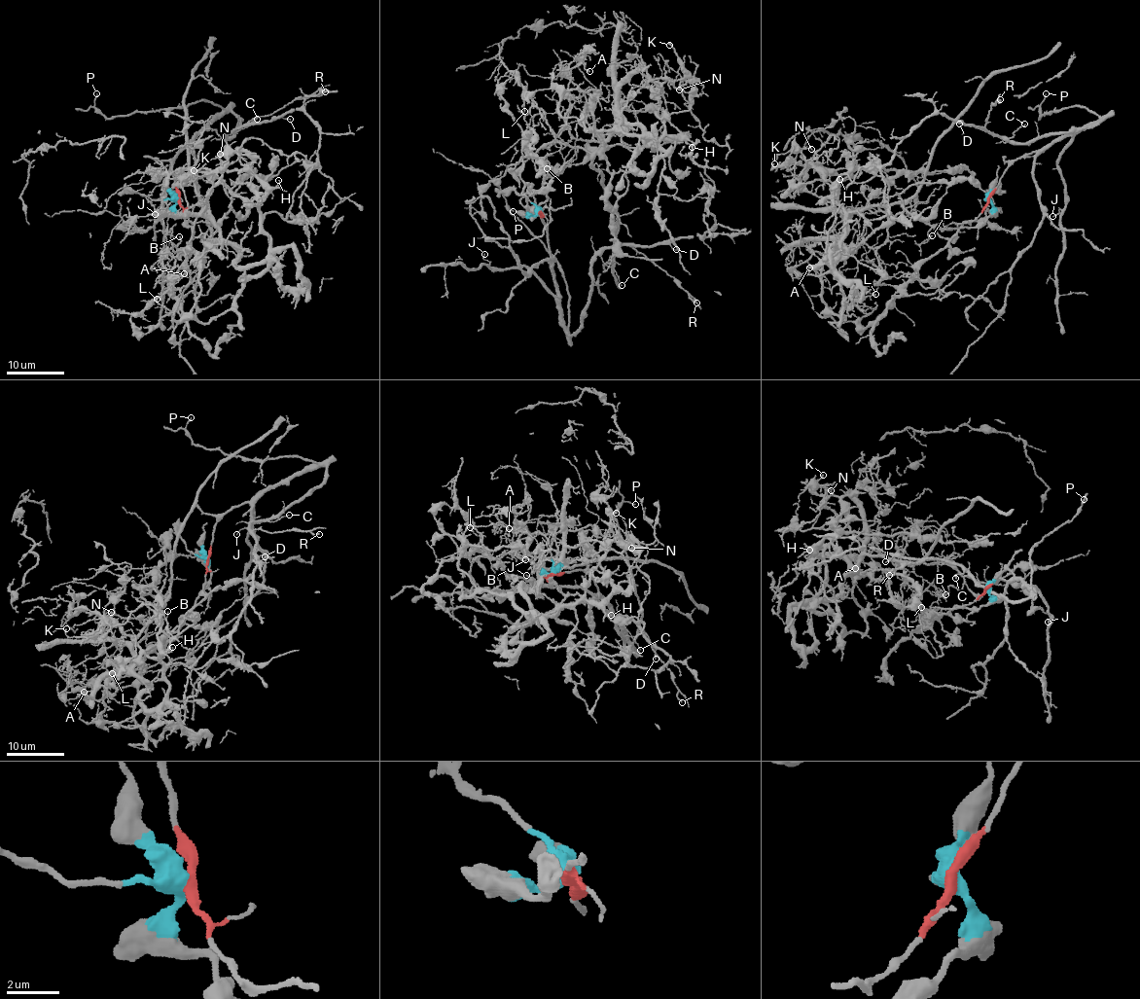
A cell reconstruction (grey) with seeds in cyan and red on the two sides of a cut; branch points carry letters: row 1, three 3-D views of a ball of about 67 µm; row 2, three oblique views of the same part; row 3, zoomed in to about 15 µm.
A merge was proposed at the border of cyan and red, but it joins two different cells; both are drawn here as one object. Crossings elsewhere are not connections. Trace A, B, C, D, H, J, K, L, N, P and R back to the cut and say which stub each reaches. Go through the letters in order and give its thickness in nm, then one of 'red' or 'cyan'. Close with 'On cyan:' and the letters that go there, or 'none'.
A: 140 nm | cyan
B: 120 nm | cyan
C: 100 nm | red
D: 120 nm | red
H: 150 nm | cyan
J: 90 nm | red
K: 200 nm | cyan
L: 130 nm | cyan
N: 130 nm | cyan
P: 140 nm | red
R: 240 nm | red
On cyan: A, B, H, K, L, N

